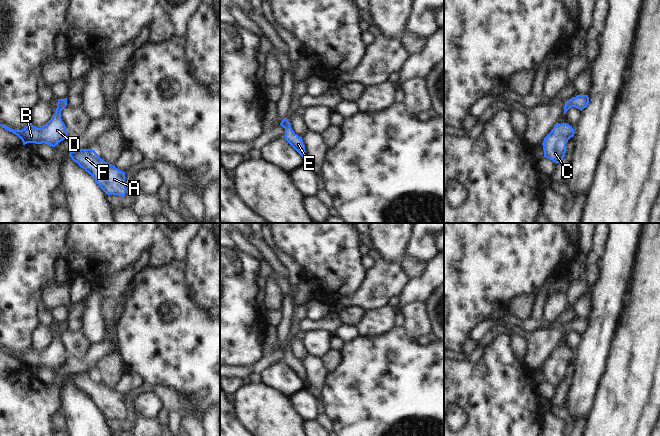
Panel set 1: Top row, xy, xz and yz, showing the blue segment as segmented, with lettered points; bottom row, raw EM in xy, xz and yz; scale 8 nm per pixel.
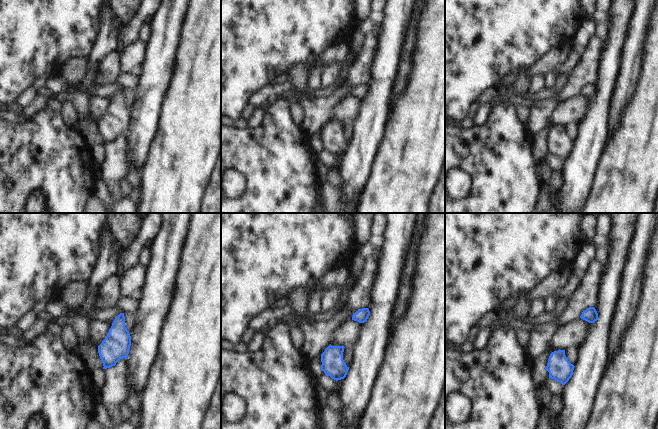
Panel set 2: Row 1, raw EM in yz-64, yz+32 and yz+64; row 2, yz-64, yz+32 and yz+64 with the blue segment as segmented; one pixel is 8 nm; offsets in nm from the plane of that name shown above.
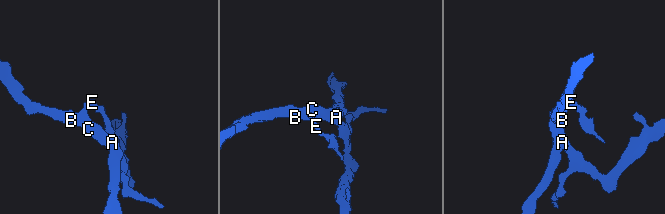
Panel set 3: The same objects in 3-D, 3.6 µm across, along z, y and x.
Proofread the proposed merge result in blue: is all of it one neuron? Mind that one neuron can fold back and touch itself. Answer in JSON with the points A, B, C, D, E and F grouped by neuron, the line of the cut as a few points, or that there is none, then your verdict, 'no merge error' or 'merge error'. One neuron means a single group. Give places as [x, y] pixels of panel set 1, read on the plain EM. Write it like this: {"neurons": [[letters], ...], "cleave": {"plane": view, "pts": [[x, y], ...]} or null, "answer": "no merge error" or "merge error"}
{"neurons": [["A", "B", "C", "D", "E", "F"]], "cleave": null, "answer": "no merge error"}

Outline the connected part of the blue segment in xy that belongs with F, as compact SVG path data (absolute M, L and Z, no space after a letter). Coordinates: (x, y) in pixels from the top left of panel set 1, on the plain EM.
M73 374L69 380L91 399L105 418L125 420L125 396L102 384L95 374Z

